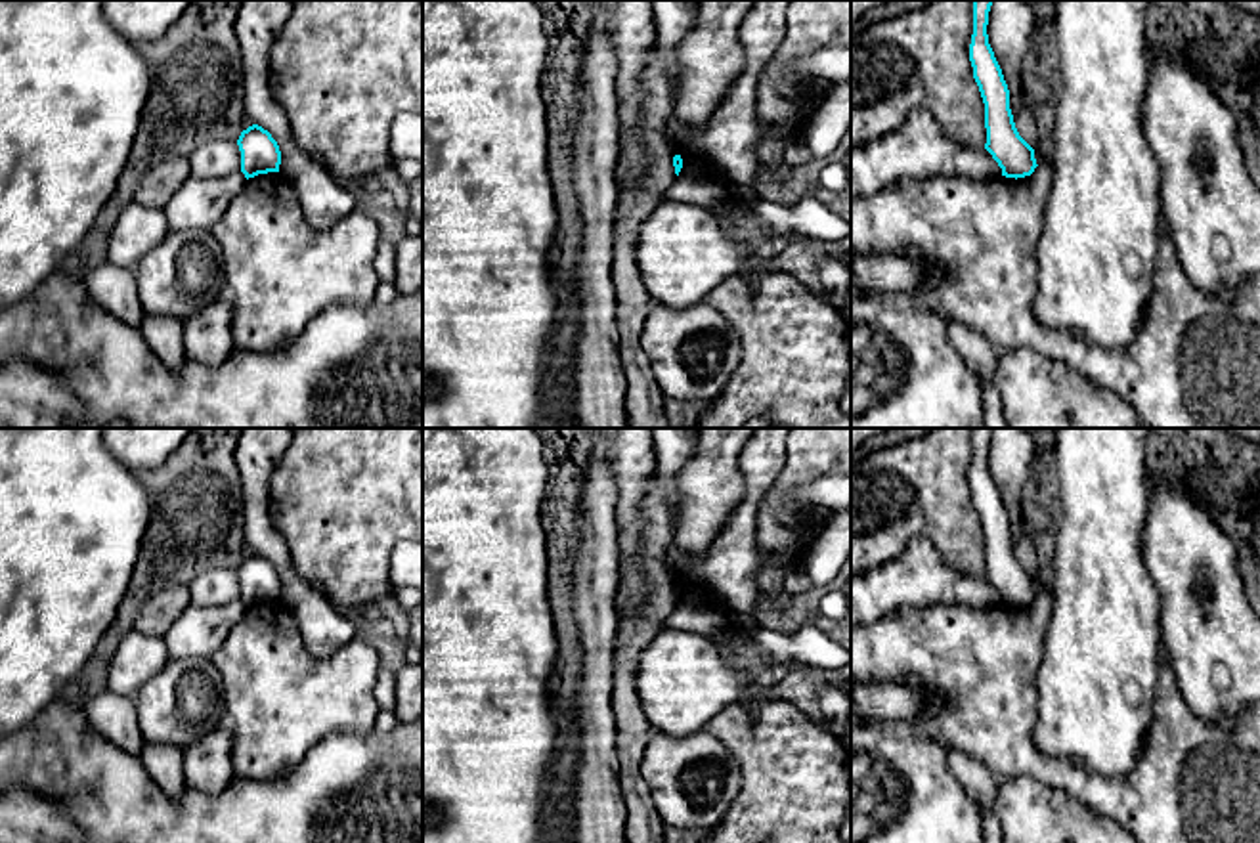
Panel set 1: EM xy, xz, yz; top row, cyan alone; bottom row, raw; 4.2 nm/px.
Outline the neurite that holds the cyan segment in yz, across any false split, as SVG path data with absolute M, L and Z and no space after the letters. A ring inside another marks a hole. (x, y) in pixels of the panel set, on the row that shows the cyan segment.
M973 0L973 34L969 61L985 103L985 149L1006 178L1025 178L1034 172L1034 149L1019 136L1010 109L1010 90L988 44L987 25L994 0Z

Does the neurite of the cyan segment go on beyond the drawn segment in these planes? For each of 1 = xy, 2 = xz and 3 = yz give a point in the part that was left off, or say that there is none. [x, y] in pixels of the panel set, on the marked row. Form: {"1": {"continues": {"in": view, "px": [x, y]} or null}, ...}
{"1": {"continues": null}, "2": {"continues": null}, "3": {"continues": null}}

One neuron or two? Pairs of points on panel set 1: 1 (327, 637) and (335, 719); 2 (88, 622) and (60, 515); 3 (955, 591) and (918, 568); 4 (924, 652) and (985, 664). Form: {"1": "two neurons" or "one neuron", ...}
{"1": "two neurons", "2": "one neuron", "3": "one neuron", "4": "one neuron"}

